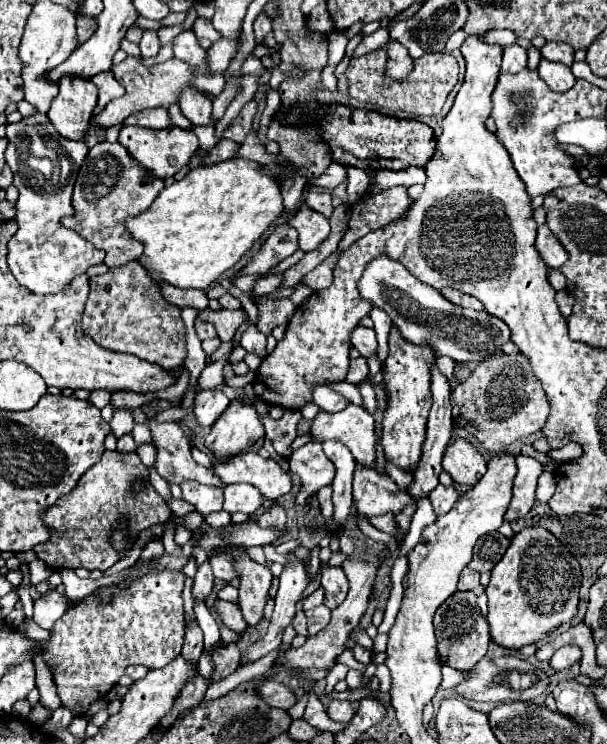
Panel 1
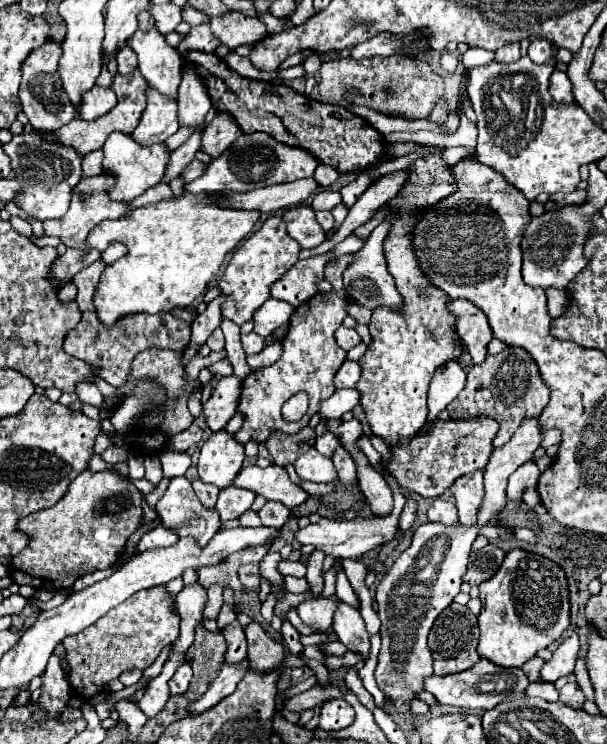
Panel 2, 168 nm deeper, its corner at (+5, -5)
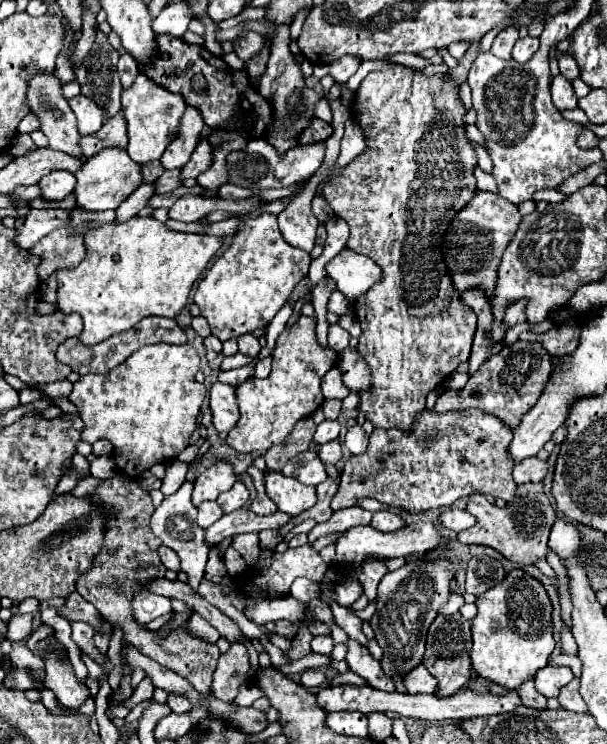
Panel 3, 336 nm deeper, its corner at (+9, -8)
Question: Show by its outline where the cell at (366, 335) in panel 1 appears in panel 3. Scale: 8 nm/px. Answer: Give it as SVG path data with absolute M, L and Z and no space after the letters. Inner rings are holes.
M330 325L330 329L328 329L328 345L336 353L342 353L348 347L348 341L350 341L348 331L344 331L340 325Z

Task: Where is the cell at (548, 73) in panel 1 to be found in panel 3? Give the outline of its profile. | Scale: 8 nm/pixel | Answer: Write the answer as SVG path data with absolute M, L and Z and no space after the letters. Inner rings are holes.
M556 75L552 79L552 101L560 111L578 107L578 97L576 97L570 81L564 79L562 75Z

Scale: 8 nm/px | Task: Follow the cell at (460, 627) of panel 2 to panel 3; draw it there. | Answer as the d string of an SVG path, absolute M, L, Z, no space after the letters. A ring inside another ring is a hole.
M460 613L454 615L438 615L428 629L426 653L424 653L424 667L430 671L432 677L438 679L436 697L450 697L458 693L460 687L468 683L470 677L470 649L472 649L472 635L470 635L470 621L464 619Z

